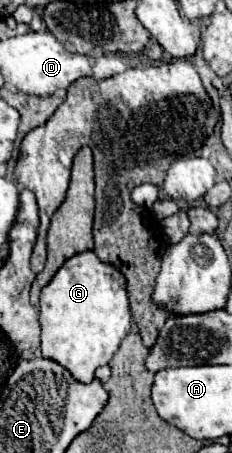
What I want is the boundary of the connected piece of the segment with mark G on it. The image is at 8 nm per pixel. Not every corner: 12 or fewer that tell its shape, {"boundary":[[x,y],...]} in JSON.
{"boundary":[[82,252],[40,294],[42,358],[94,380],[132,326],[124,276]]}

